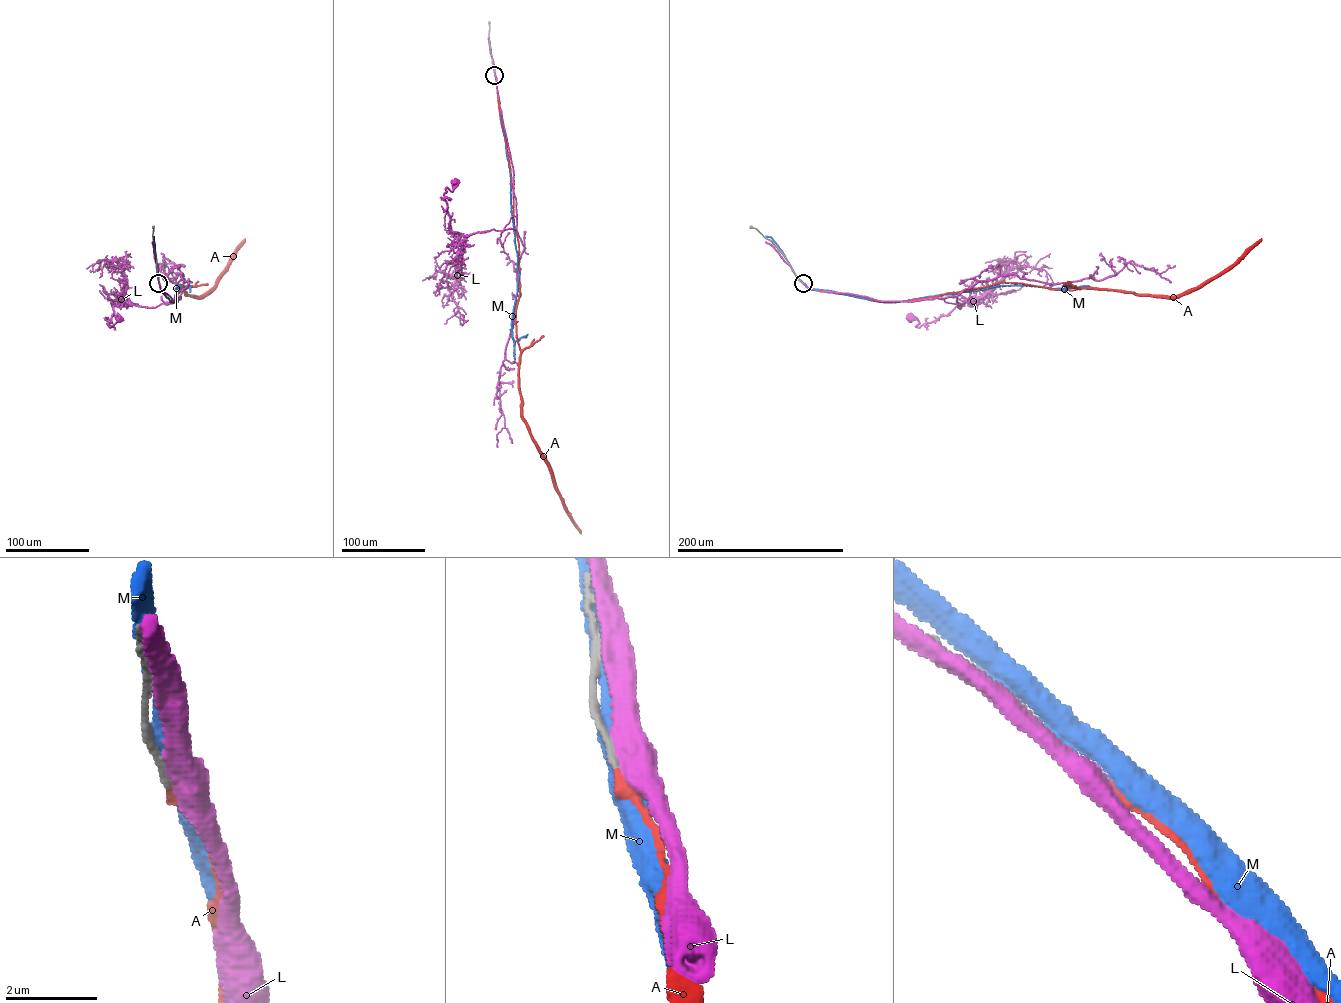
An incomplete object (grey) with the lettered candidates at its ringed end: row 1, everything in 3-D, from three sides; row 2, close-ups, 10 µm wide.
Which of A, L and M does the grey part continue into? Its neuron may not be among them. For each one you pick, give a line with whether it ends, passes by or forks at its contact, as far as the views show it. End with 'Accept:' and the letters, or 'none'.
A: it ends
Accept: A

